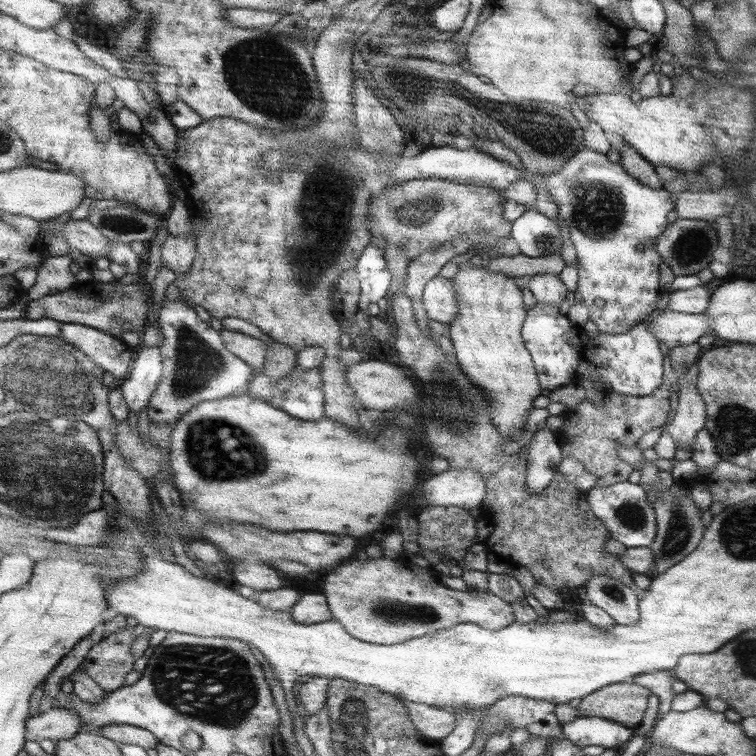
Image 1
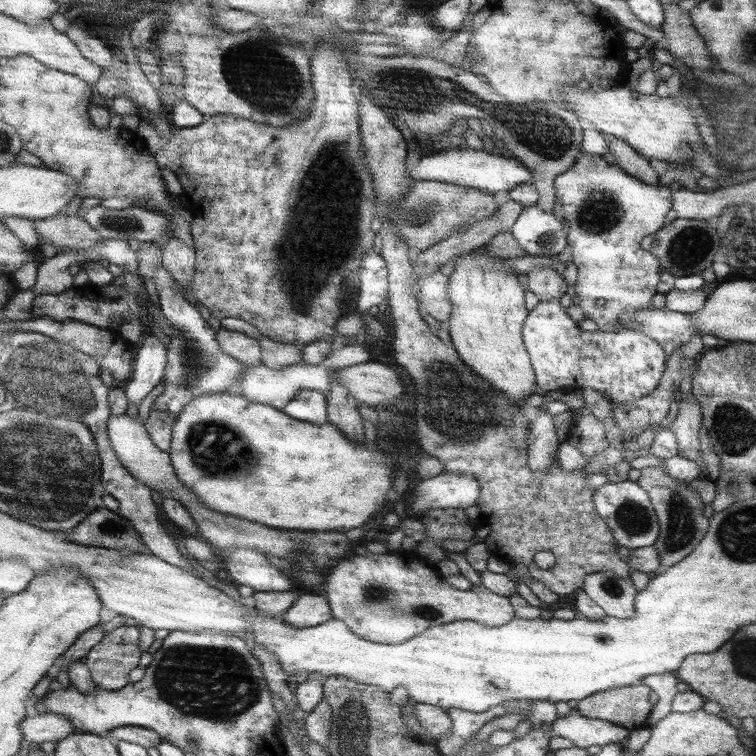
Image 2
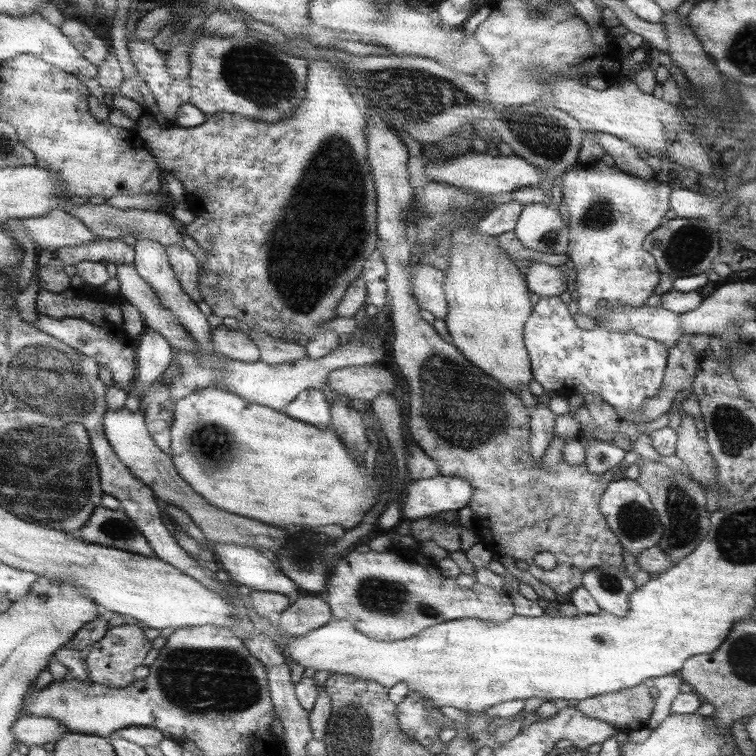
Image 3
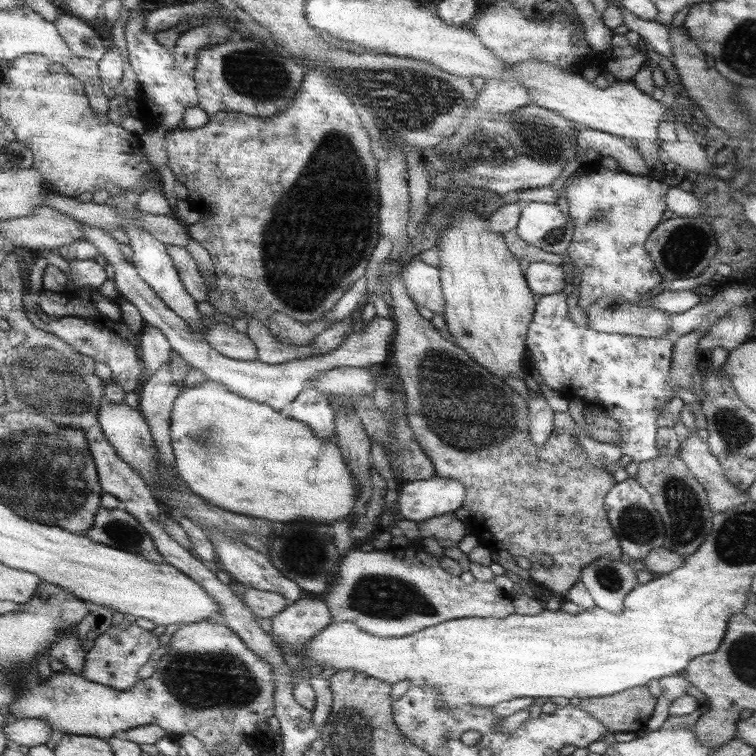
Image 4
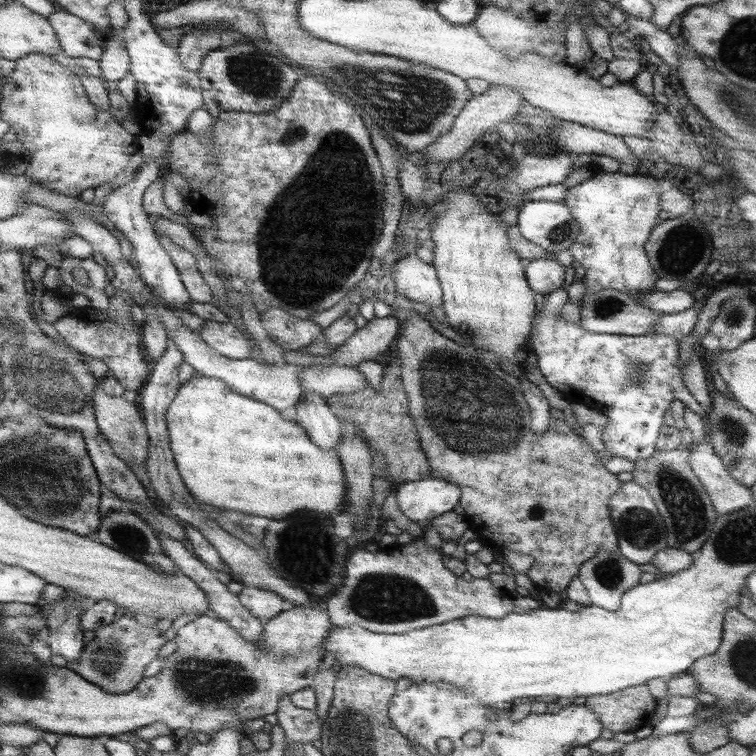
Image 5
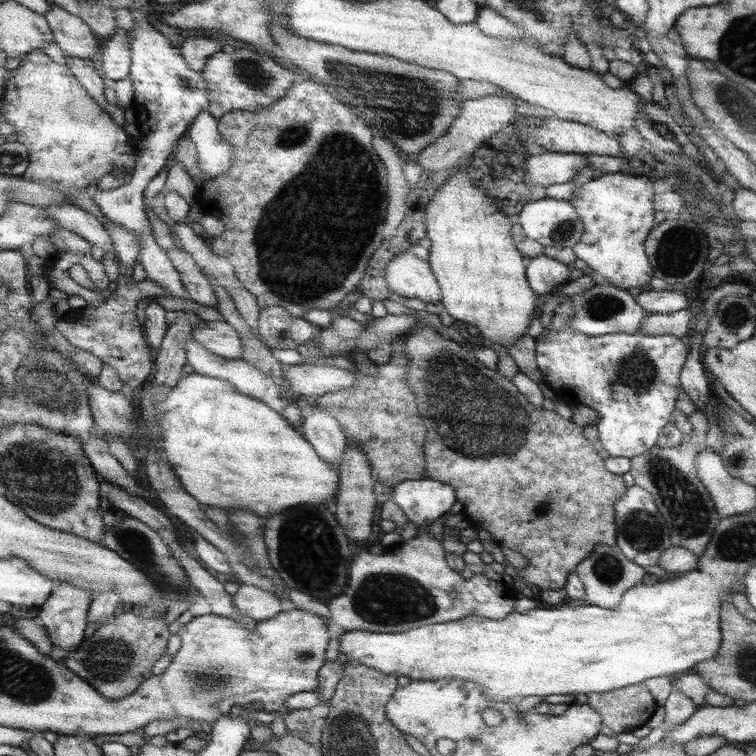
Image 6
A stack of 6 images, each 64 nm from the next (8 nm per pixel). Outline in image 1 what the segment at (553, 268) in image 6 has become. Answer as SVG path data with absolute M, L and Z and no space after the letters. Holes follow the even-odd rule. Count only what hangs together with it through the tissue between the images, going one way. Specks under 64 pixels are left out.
M550 273L531 276L528 288L540 306L559 307L569 292L559 275Z

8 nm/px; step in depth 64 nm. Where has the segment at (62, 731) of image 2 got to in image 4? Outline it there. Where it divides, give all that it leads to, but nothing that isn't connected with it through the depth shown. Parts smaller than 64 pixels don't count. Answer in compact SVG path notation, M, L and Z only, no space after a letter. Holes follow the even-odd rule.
M22 718L22 720L10 720L2 730L3 736L12 747L38 746L46 744L51 739L53 729L50 729L42 720Z

